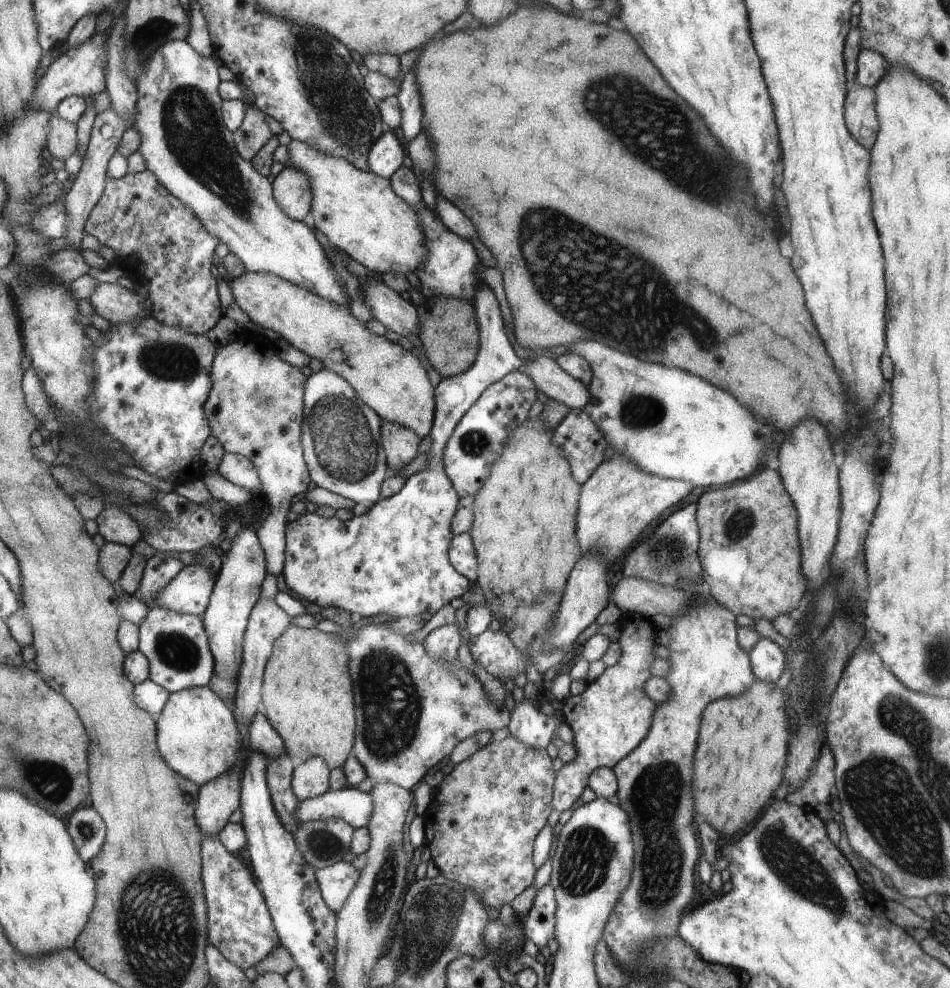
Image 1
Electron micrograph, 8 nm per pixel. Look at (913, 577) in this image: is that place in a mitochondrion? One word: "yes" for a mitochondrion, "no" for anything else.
no

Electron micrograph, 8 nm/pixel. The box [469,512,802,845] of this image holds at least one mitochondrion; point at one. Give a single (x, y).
(670, 551)

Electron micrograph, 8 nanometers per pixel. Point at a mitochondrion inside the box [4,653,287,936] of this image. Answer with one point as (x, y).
(51, 781)

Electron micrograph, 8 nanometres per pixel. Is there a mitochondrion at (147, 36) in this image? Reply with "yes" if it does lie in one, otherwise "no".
yes

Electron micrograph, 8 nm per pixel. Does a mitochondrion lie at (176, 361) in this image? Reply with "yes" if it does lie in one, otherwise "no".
yes

